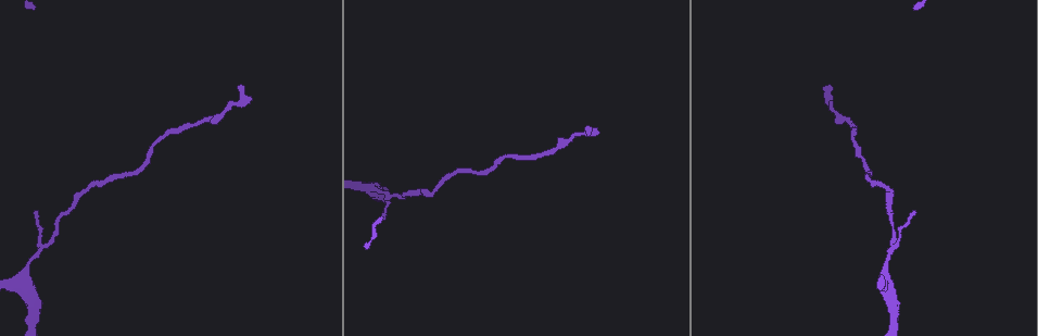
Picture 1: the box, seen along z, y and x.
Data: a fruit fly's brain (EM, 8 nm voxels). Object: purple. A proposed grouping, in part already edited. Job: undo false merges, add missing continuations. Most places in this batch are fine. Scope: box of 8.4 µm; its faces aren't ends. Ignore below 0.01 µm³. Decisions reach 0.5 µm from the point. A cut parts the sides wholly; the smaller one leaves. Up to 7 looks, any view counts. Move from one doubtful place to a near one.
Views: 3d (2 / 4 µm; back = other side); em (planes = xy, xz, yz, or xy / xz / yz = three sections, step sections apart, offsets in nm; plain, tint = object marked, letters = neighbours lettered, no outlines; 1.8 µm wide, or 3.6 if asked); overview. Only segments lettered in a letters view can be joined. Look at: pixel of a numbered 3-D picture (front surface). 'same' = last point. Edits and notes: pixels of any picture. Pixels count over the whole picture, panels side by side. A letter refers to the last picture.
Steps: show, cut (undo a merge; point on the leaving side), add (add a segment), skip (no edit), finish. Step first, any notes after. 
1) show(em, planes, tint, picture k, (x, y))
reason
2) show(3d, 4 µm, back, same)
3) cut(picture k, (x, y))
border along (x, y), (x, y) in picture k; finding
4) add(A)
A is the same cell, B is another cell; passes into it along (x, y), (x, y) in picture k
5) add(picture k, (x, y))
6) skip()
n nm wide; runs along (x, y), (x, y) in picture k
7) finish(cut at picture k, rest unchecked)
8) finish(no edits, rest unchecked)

show(3d, 4 µm, picture 1, (371, 190))
thin arm on a thick one

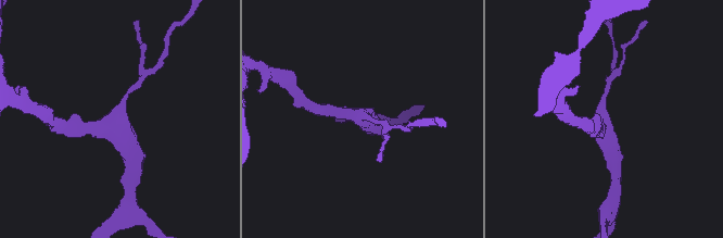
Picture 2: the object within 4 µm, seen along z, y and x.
show(em, yz, step 8, tint, picture 2, (118, 126))
3 arms

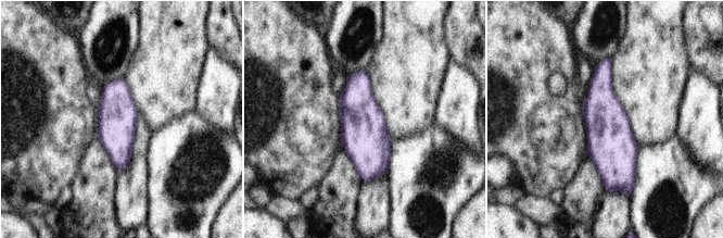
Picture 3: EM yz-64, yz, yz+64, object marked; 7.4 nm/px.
show(em, planes, letters, same)

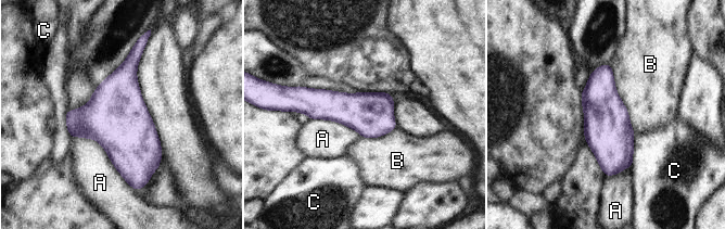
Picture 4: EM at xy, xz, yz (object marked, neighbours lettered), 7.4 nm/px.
skip()
320 nm wide; A, B and C are other cells; all the same neuron

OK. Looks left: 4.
show(em, xy, step 4, tint, picture 1, (914, 210))
an open end

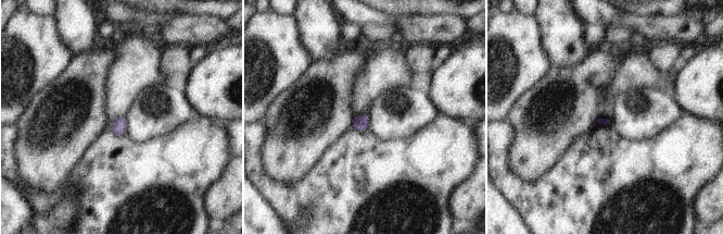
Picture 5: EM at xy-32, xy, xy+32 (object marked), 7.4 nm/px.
show(em, planes, letters, same)

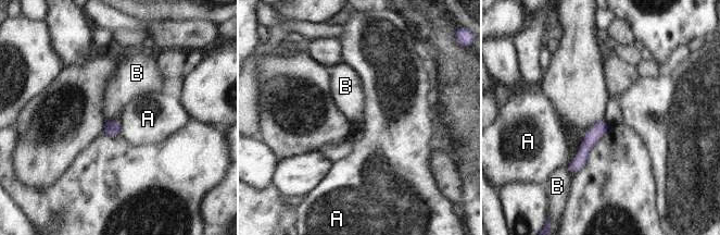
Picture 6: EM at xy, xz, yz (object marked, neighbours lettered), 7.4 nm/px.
skip()
A and B are other cells; border along (603, 119), (598, 120), (586, 132) in picture 6; no lettered segment goes on from it

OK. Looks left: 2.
show(em, planes, letters, picture 1, (238, 88))
long arm stops here

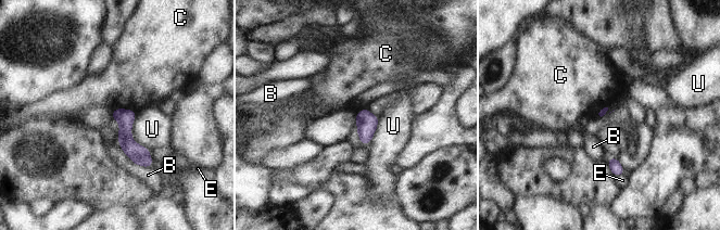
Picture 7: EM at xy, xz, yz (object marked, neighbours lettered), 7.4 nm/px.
skip()
B, C, E and U are other cells; none of them fits

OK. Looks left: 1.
finish(no edits, rest unchecked)

